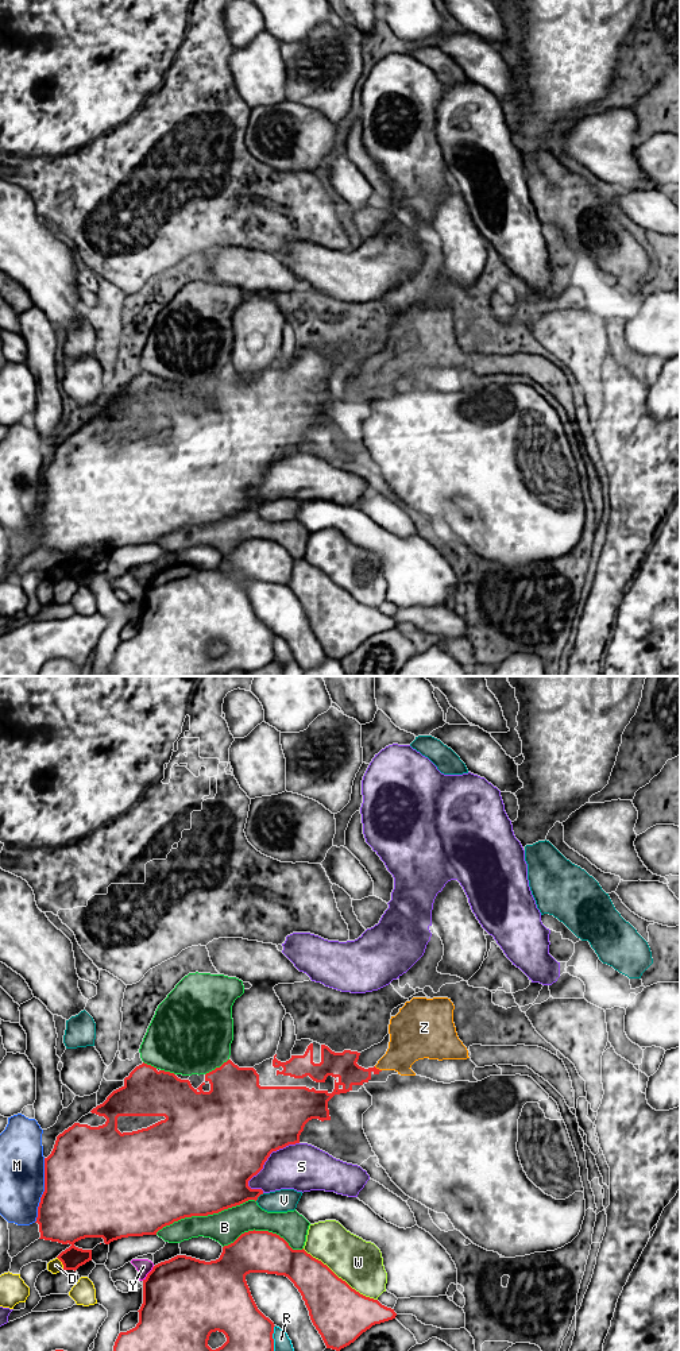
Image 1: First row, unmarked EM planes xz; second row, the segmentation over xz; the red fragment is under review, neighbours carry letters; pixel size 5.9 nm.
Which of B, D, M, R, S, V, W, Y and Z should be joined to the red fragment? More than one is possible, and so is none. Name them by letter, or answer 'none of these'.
none of these

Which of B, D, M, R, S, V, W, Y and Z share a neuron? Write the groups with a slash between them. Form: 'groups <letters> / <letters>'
groups B V Y Z / D / M / R / S / W

